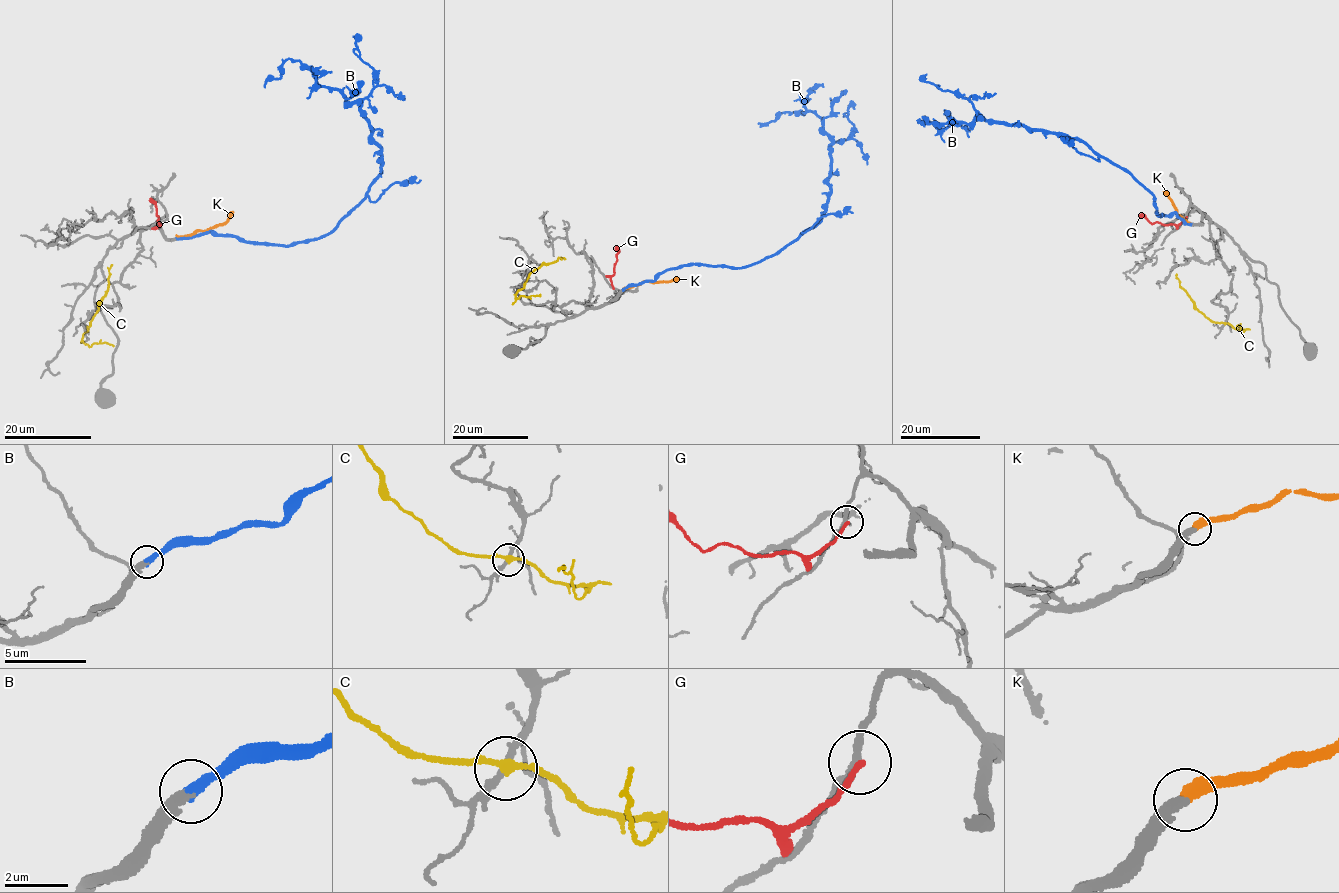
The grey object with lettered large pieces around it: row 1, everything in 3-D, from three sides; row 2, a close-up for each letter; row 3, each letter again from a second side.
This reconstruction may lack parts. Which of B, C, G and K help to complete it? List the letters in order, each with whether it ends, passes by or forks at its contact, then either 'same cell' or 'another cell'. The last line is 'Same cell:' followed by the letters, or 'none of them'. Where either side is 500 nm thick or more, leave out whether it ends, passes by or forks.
B: it ends | same cell
C: it passes by | another cell
G: it ends | another cell
K: it ends | another cell
Same cell: B

